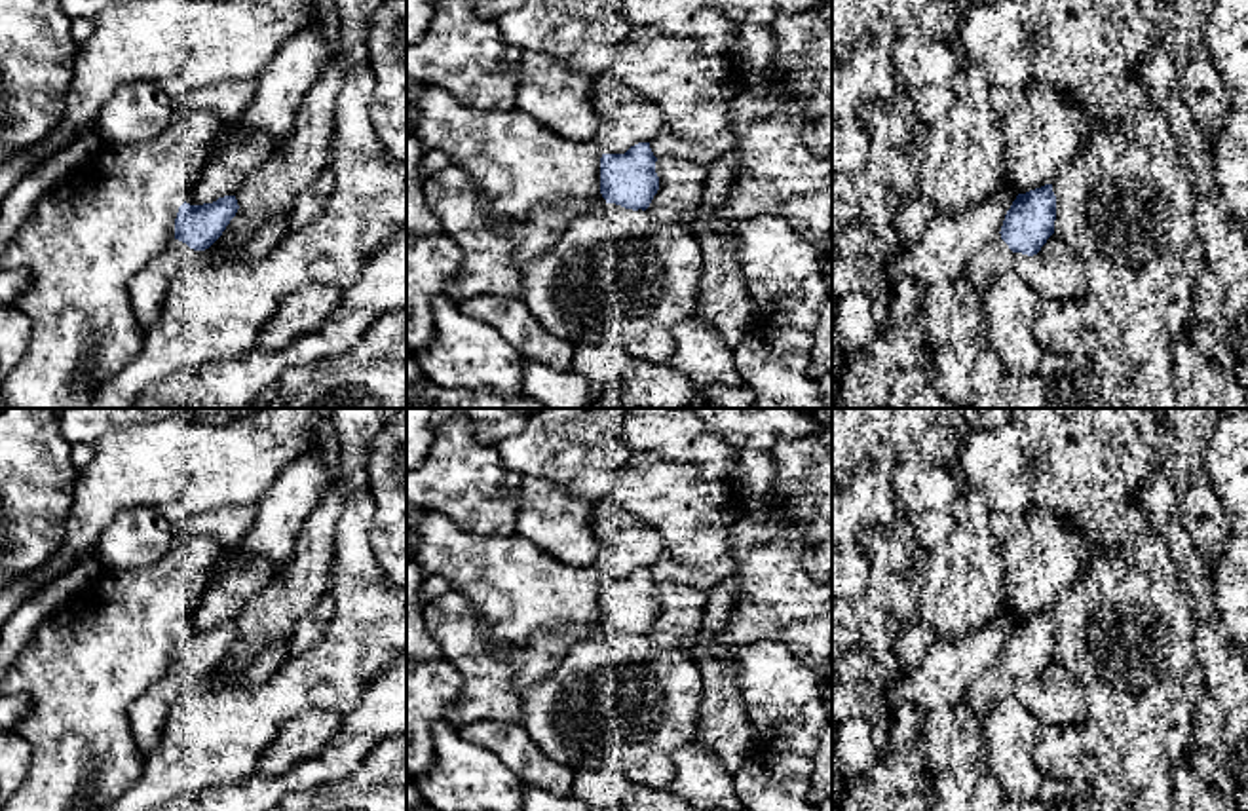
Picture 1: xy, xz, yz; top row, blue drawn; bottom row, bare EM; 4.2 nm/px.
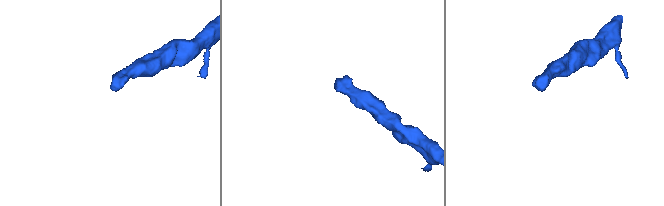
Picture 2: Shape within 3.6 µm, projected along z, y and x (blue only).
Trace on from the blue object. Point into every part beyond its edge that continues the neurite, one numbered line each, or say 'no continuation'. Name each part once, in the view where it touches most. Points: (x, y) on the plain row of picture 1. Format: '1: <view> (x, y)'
1: xy (149, 713)

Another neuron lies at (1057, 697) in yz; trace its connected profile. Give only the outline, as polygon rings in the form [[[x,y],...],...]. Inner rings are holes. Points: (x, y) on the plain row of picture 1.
[[[1052,659],[1033,682],[1016,678],[1012,695],[1045,726],[1081,724],[1085,688],[1058,659]]]

